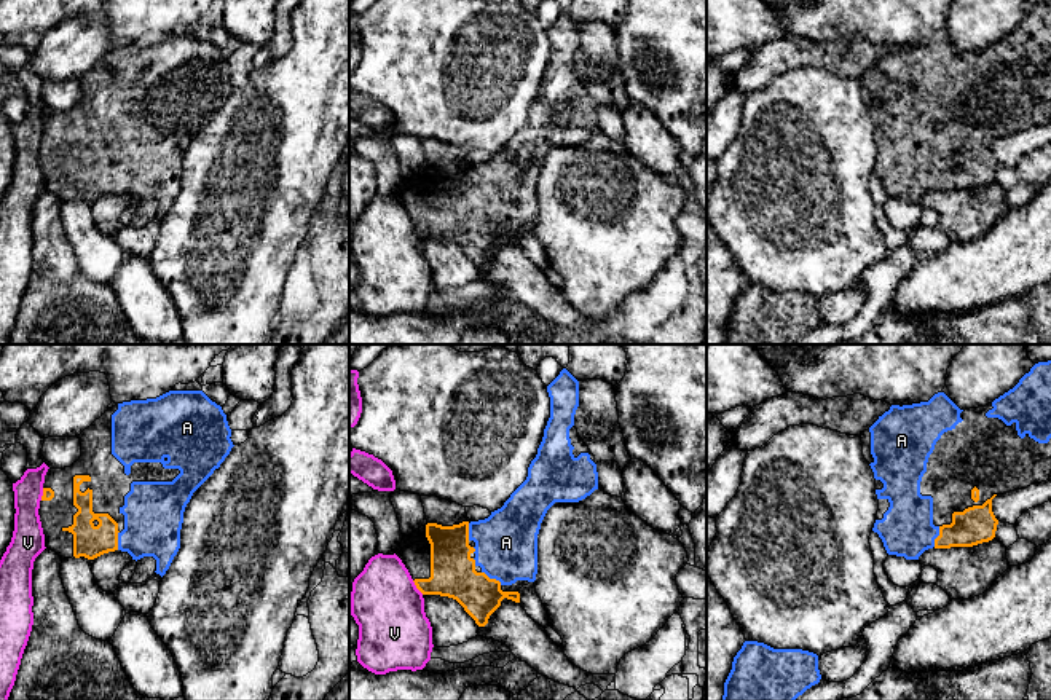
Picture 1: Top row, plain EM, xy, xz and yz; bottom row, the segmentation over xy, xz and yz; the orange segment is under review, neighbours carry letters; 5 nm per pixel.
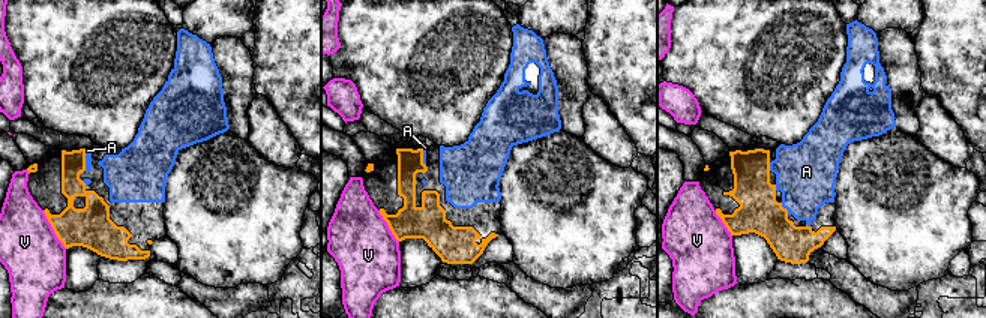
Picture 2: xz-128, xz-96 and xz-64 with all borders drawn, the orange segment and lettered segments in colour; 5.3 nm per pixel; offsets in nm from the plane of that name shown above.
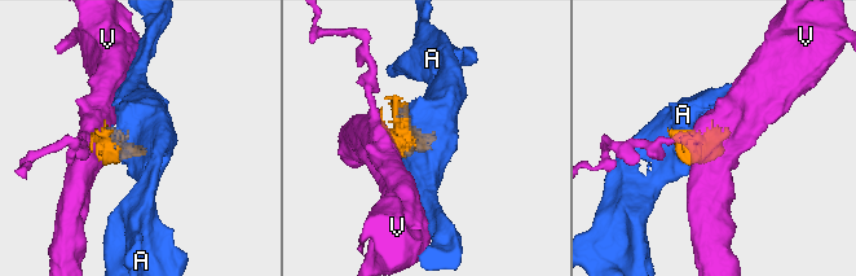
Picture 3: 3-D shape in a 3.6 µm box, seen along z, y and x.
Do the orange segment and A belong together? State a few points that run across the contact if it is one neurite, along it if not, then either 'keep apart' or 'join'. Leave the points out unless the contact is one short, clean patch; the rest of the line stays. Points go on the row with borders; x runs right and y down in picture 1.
join

